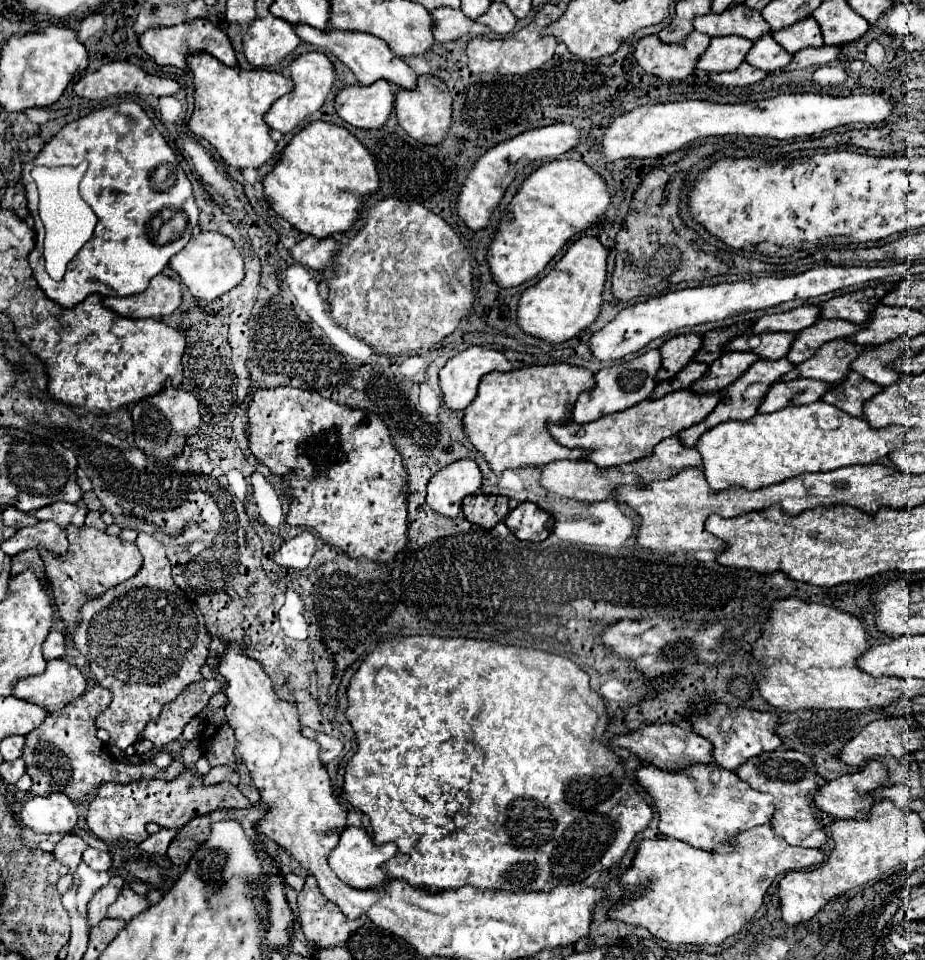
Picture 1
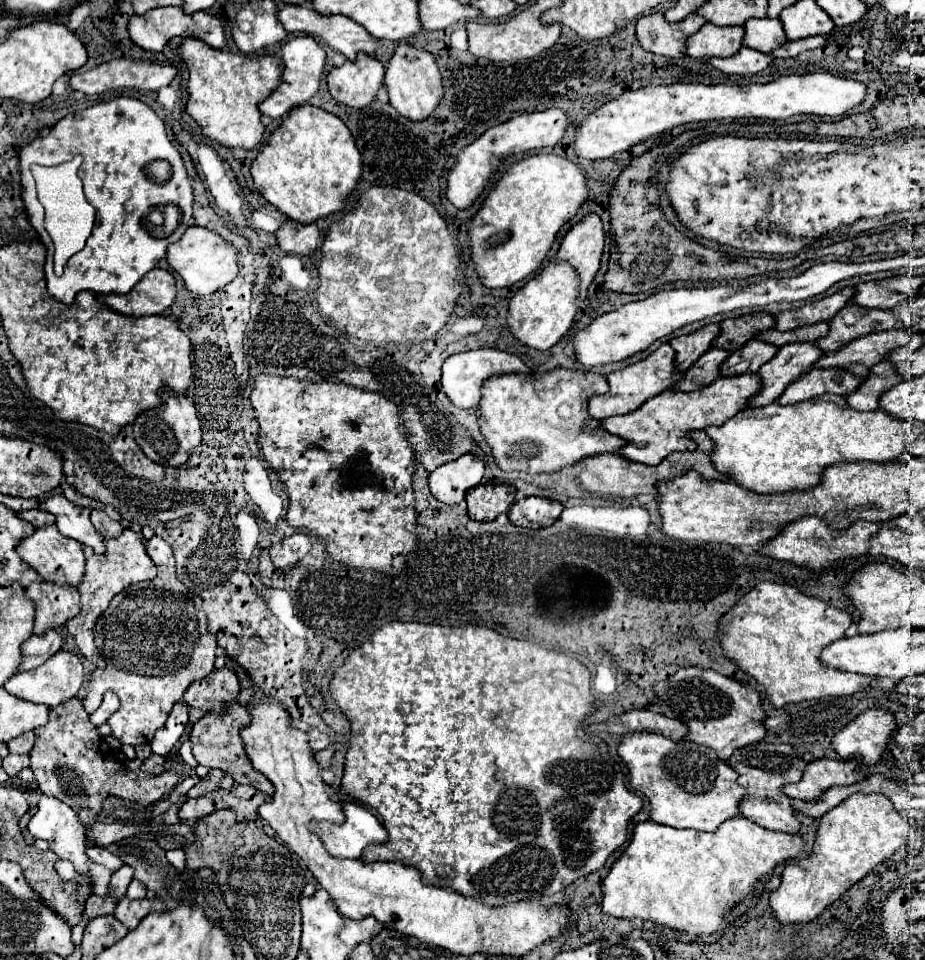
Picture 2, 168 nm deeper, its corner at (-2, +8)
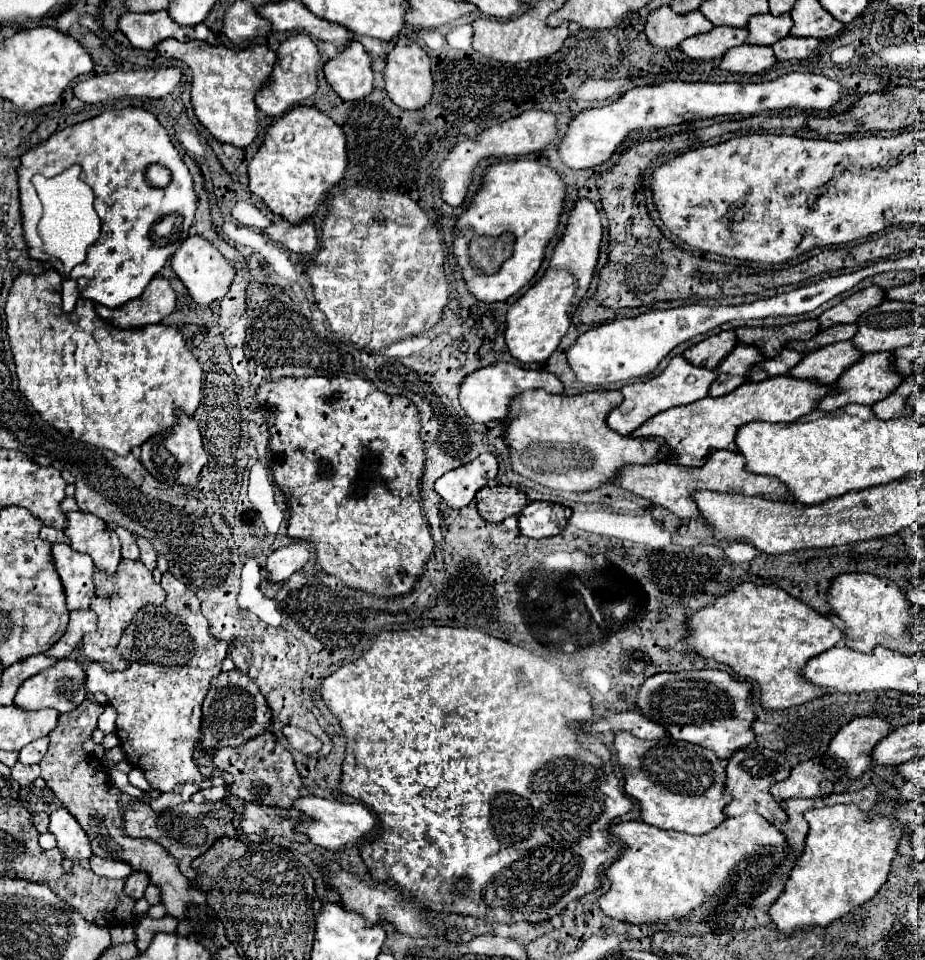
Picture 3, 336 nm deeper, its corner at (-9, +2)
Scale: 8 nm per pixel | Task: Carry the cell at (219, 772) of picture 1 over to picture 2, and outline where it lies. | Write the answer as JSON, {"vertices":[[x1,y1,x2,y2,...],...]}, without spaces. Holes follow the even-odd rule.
{"vertices":[[211,768,209,774,205,778,199,780,199,784,195,784,191,790,189,790,189,798,197,798,197,796,203,796,207,792,213,792,217,788,229,788,233,786,233,778,227,776,227,772,219,772,217,768]]}

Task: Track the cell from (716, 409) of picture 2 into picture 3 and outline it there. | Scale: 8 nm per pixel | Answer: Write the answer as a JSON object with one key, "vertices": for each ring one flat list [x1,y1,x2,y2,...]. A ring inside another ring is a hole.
{"vertices":[[776,376,764,382,746,382,740,388,736,388,732,394,720,396,720,398,702,398,698,402,670,408,648,422,644,422,634,436,642,438,664,438,670,450,674,450,674,456,670,462,682,464,682,466,704,466,708,456,714,450,730,450,738,452,736,446,736,432,740,426,756,420,764,422,796,422,798,418,810,414,818,408,818,402,832,392,832,384,820,384,812,380,792,378,792,376]]}

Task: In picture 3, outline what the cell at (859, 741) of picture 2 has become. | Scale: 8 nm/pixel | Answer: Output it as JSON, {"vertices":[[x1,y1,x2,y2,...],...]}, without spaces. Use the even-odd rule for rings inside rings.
{"vertices":[[854,718,850,724,842,726,842,730,838,730,838,734,832,738,832,742,828,746,828,756,842,762,842,766,846,768,848,778,856,780,872,766,870,754,872,754,874,746,882,738,886,738,890,732,892,732,892,726,886,720,880,720,880,718]]}

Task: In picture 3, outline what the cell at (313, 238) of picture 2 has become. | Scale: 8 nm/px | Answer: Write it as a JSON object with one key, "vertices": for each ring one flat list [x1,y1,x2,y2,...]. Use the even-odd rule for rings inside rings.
{"vertices":[[280,220,280,222,270,224,264,232,266,232,266,236,270,236,276,242,280,242,290,252,310,254,310,252,314,252,318,248,316,230,308,222,290,224,288,220]]}

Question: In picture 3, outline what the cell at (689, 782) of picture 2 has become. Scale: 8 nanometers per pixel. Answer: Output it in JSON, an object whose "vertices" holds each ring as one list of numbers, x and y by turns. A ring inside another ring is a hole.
{"vertices":[[626,732,614,734,618,764,624,772,624,790,640,804,642,822,660,830,704,834,722,822,724,806,724,762,712,750,672,738,658,742,640,740]]}

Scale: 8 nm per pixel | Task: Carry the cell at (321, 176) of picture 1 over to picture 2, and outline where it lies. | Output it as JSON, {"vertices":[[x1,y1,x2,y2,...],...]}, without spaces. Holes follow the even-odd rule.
{"vertices":[[309,104,295,108,283,120,283,124,273,132,261,154,251,164,251,176,261,196,267,202,271,202,279,212,283,212,285,216,289,216,299,224,313,224,319,218,327,218,329,214,345,210,359,186,361,172,363,172,363,158,359,154,355,138,351,136,343,120,339,120,331,112,325,112]]}

